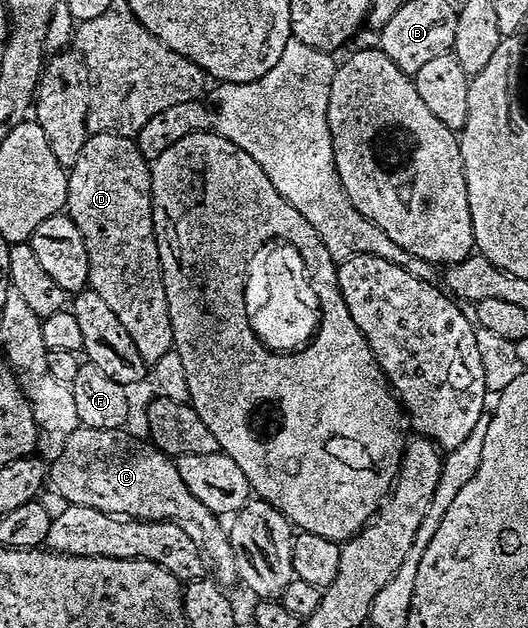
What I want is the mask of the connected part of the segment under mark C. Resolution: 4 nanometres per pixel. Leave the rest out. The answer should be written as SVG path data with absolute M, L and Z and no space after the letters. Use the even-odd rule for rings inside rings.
M79 427L64 443L60 457L49 466L48 481L52 489L64 495L72 505L80 507L96 507L96 511L110 513L114 517L125 517L136 521L175 521L178 526L191 537L212 574L213 580L219 586L230 587L237 582L238 571L237 558L233 545L230 542L230 534L222 527L219 514L210 513L192 491L180 479L180 471L177 464L153 443L137 441L132 434L126 433L125 428L120 429L87 429Z

